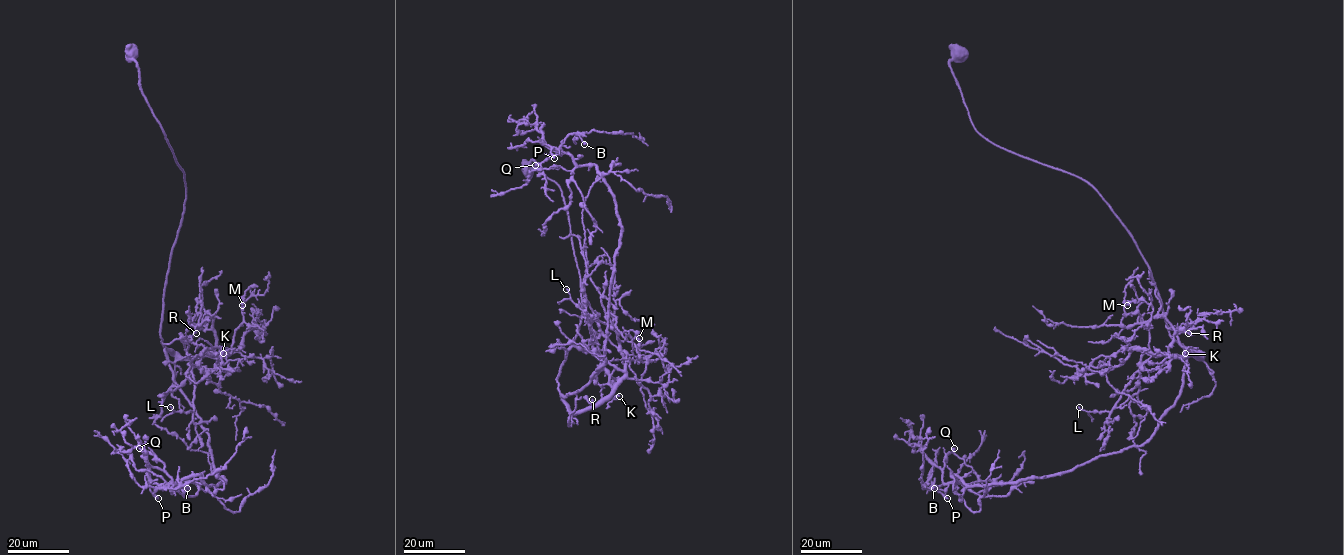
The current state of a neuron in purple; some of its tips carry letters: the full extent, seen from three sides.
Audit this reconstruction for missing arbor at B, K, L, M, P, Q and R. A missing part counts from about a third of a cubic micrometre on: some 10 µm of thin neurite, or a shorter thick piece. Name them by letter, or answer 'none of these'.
none of these

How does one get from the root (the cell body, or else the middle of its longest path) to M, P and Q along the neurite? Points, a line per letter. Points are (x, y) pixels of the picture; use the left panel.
M: (132, 53), (186, 188), (164, 289), (162, 343), (182, 356), (225, 356), (243, 321), (242, 305)
P: (132, 53), (186, 188), (160, 337), (224, 479), (207, 485), (185, 477), (157, 488), (158, 498)
Q: (132, 53), (186, 188), (160, 337), (224, 481), (174, 483), (139, 448)

